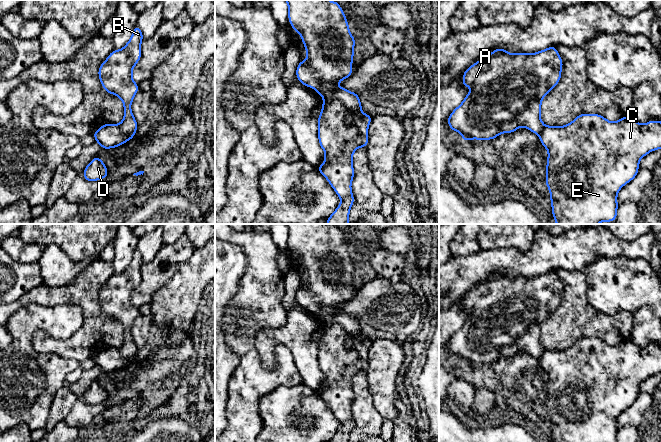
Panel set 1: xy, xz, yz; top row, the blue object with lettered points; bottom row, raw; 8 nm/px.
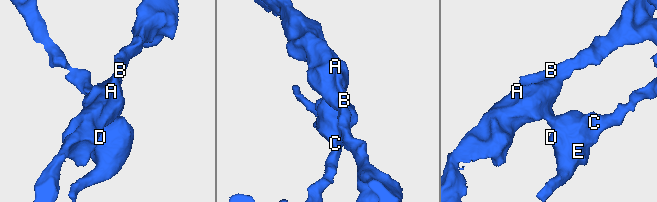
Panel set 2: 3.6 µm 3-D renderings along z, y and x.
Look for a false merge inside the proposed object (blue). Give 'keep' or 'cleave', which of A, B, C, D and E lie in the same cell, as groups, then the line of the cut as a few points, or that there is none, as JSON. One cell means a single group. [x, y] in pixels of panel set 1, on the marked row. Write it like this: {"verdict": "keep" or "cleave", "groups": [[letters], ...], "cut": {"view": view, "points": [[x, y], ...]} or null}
{"verdict": "cleave", "groups": [["A", "B"], ["C", "D", "E"]], "cut": {"view": "xz", "points": [[324, 98], [337, 98], [349, 109], [360, 108]]}}

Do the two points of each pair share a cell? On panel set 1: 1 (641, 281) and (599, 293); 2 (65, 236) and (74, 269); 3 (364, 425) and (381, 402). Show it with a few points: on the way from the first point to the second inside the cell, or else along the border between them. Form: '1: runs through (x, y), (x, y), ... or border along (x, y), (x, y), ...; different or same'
1: runs through (631, 283), (619, 284), (609, 289); same
2: border along (55, 245), (75, 262), (86, 258), (95, 258); different
3: border along (369, 386), (373, 406), (383, 417); different

